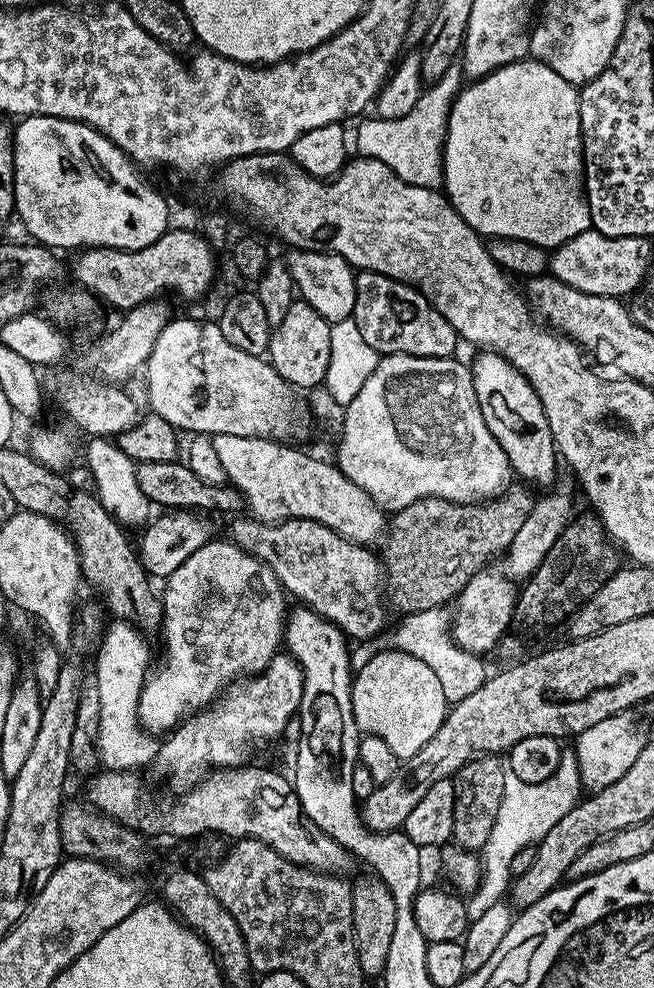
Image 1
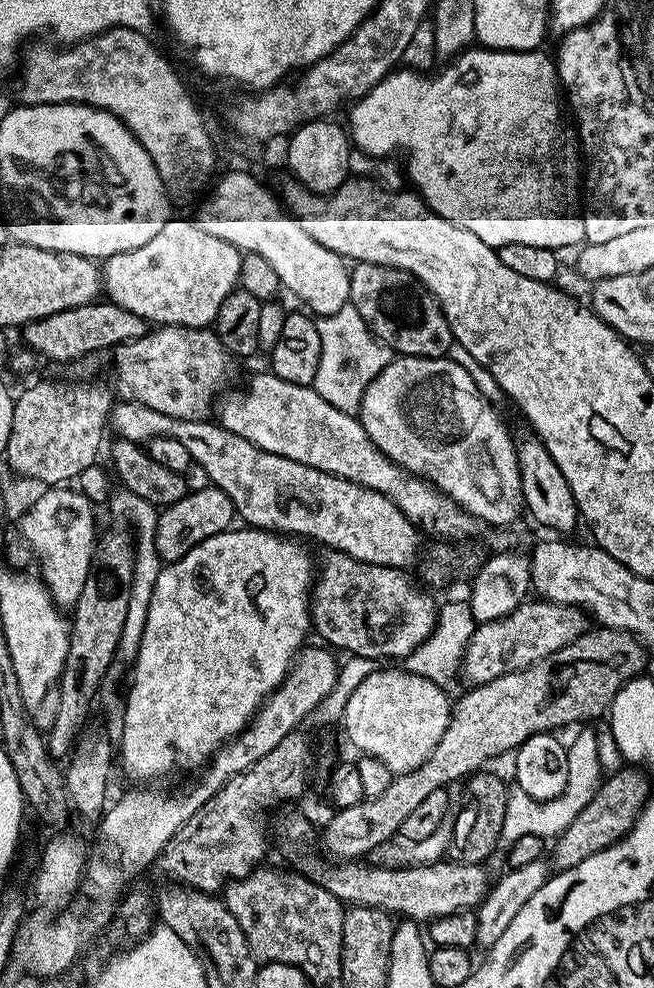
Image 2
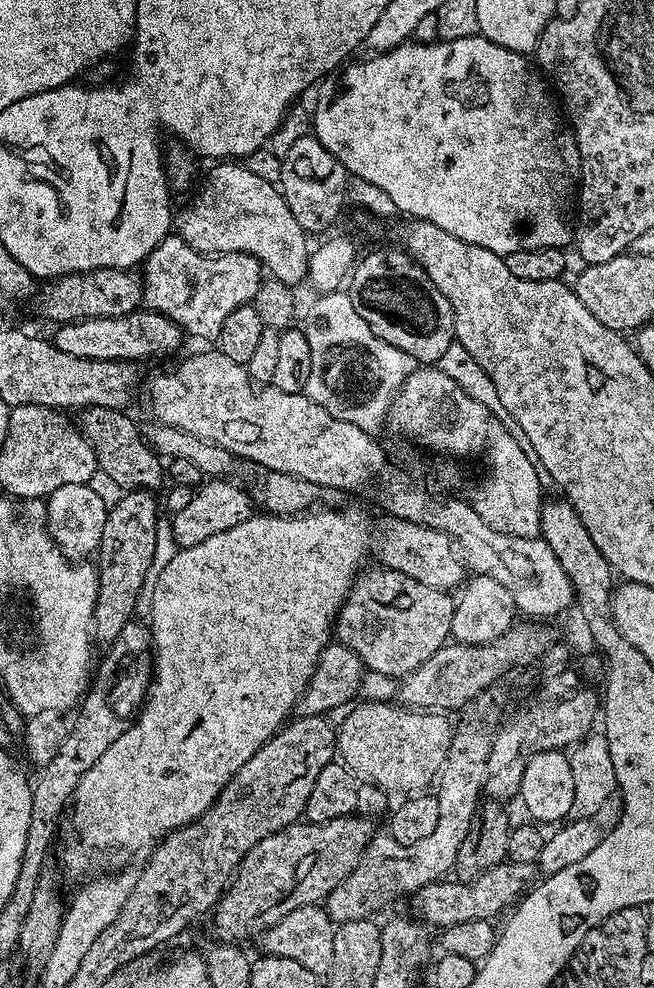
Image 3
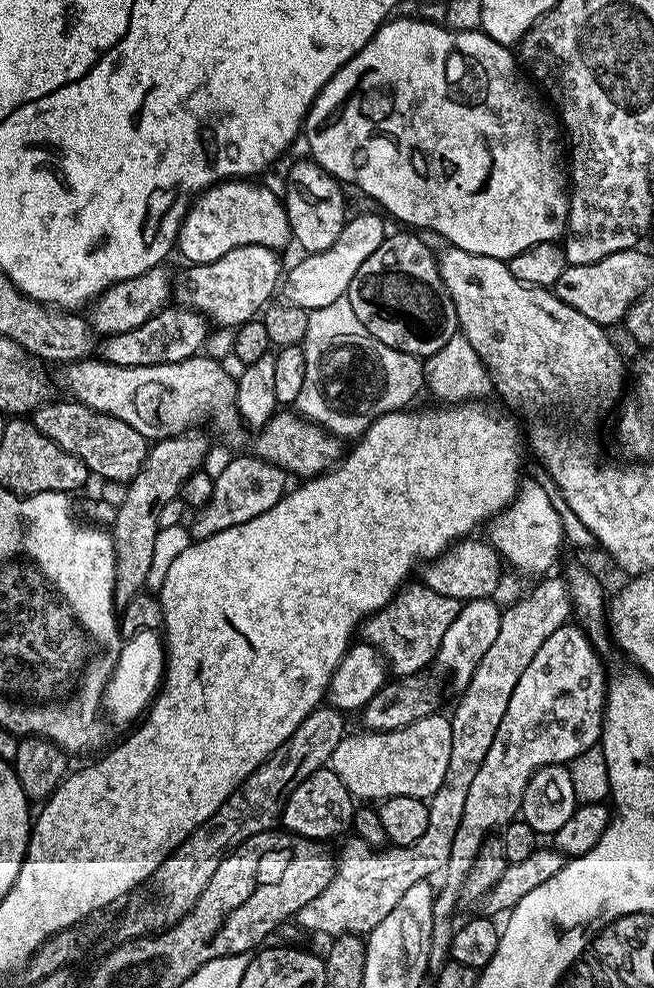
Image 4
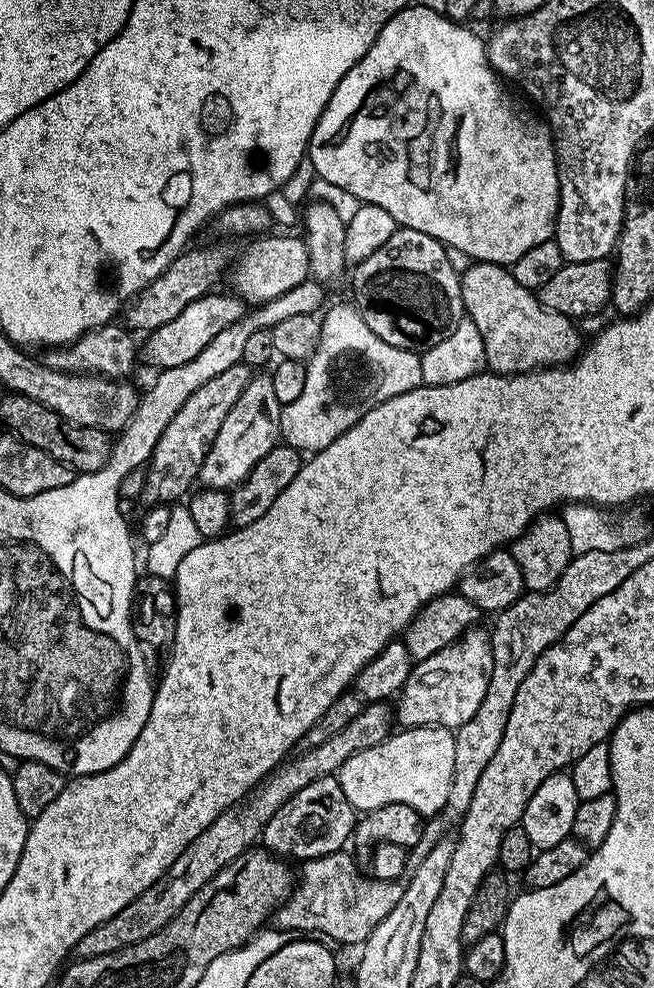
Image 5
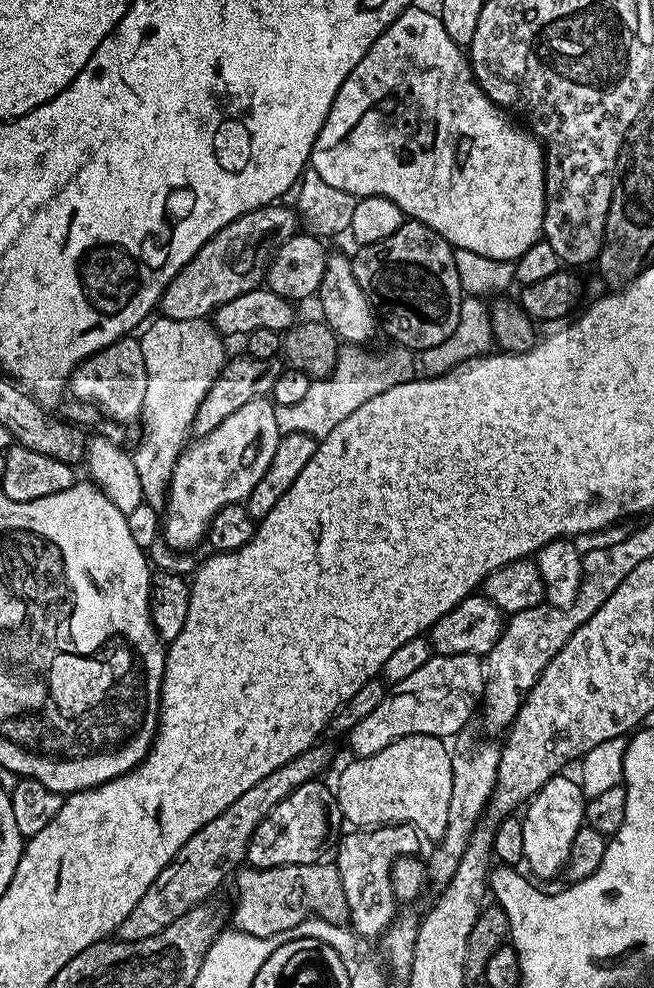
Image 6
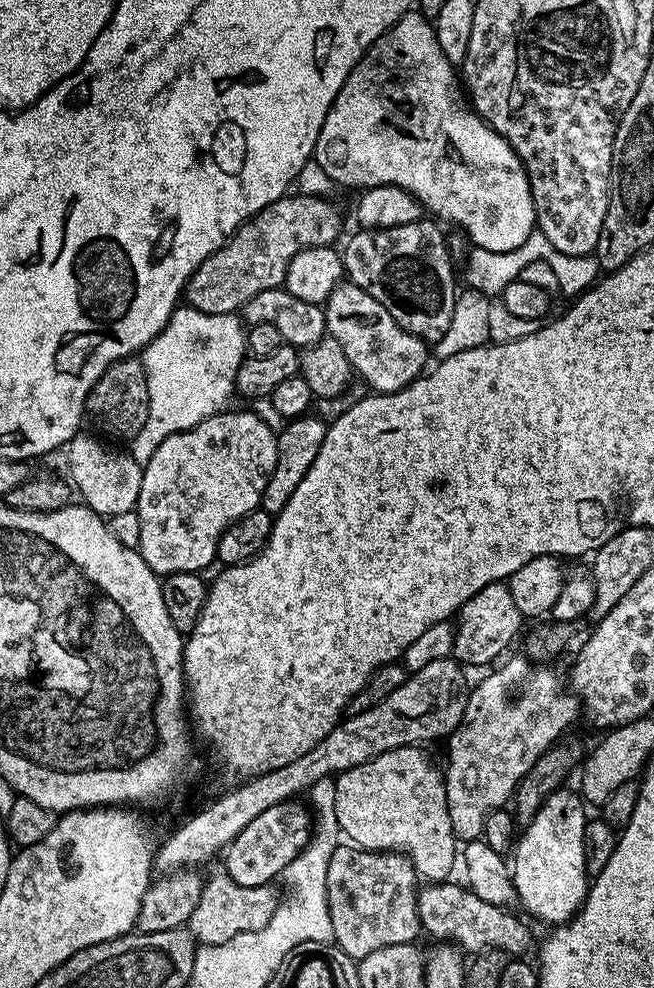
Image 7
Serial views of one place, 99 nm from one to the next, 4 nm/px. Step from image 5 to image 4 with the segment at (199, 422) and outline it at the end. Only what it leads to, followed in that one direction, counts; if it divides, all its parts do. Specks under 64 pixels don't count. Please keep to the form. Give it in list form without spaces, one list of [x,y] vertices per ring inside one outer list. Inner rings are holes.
[[[189,429],[182,435],[155,441],[147,454],[146,462],[135,478],[127,483],[126,498],[114,509],[116,521],[110,525],[112,541],[116,547],[116,602],[123,606],[140,592],[145,591],[147,575],[154,555],[155,536],[161,532],[158,518],[162,506],[176,498],[182,482],[199,471],[210,444],[201,429]]]

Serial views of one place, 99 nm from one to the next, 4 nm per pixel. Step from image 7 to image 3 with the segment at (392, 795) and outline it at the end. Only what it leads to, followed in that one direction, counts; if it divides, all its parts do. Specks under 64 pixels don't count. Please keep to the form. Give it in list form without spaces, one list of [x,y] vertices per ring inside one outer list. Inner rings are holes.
[[[399,703],[360,704],[338,724],[338,756],[361,781],[377,784],[389,794],[416,794],[433,783],[448,756],[454,731],[447,715],[417,710]]]

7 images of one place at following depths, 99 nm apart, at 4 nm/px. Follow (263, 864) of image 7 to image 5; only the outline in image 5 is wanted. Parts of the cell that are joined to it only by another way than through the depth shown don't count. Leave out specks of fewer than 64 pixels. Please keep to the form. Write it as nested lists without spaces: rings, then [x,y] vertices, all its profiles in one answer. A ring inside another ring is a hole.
[[[335,775],[318,778],[310,786],[302,786],[294,798],[290,798],[264,824],[262,844],[276,854],[289,852],[297,862],[317,860],[331,852],[341,851],[351,841],[352,829],[356,827],[358,813],[346,802],[342,786]]]

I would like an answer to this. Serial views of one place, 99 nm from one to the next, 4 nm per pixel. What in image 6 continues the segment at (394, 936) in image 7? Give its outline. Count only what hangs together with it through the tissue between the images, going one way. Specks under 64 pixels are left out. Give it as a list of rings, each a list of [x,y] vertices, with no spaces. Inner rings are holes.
[[[381,824],[379,828],[348,830],[340,840],[334,863],[342,878],[342,894],[348,907],[347,923],[360,936],[383,937],[398,915],[398,901],[390,882],[394,862],[403,856],[415,856],[421,850],[422,837],[412,824]]]

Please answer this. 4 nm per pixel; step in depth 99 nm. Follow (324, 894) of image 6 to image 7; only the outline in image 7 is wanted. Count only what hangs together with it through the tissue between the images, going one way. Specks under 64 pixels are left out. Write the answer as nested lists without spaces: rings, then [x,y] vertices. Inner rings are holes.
[[[227,874],[208,876],[204,881],[204,889],[198,898],[198,906],[194,906],[194,914],[190,914],[187,929],[196,937],[201,945],[230,942],[239,932],[262,930],[270,922],[276,912],[278,897],[275,887],[238,886]]]

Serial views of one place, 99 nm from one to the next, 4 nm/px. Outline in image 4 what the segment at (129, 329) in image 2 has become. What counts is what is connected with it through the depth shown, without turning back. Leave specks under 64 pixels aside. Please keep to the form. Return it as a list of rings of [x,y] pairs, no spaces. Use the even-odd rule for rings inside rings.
[[[169,306],[154,314],[150,322],[134,326],[134,330],[103,337],[98,352],[109,364],[118,366],[158,366],[166,362],[182,362],[203,349],[209,331],[209,321],[193,308]]]

